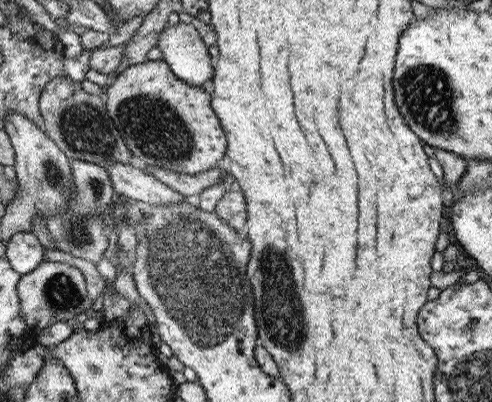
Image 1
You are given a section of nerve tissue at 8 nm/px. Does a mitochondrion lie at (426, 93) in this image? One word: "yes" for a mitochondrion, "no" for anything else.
yes

